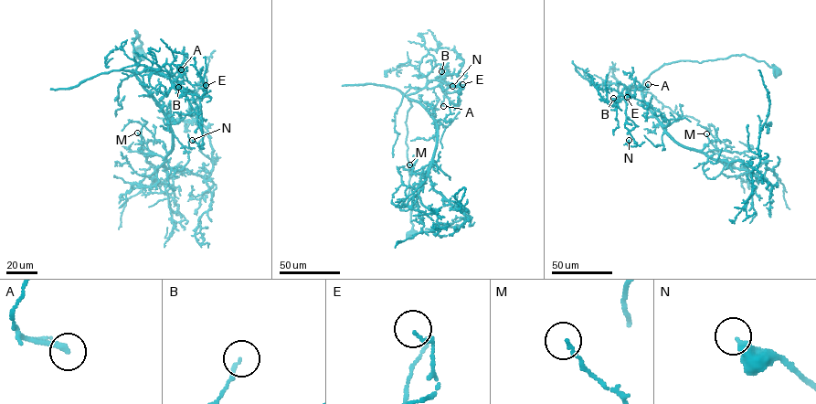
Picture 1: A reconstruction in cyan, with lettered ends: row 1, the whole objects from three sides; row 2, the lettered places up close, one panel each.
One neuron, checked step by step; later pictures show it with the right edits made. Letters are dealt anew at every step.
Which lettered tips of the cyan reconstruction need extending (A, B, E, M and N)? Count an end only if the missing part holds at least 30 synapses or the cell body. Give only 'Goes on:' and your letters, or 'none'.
Goes on: none

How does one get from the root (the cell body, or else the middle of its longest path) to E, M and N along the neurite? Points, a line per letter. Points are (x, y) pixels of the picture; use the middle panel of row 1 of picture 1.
E: (409, 235), (405, 122), (411, 104), (407, 96), (437, 86), (443, 92), (458, 91), (462, 84)
M: (409, 235), (405, 122), (412, 100), (434, 119), (437, 140), (433, 159), (421, 172), (413, 174), (409, 164)
N: (409, 235), (405, 122), (411, 104), (407, 96), (433, 79), (460, 82), (460, 93), (460, 87), (452, 86)

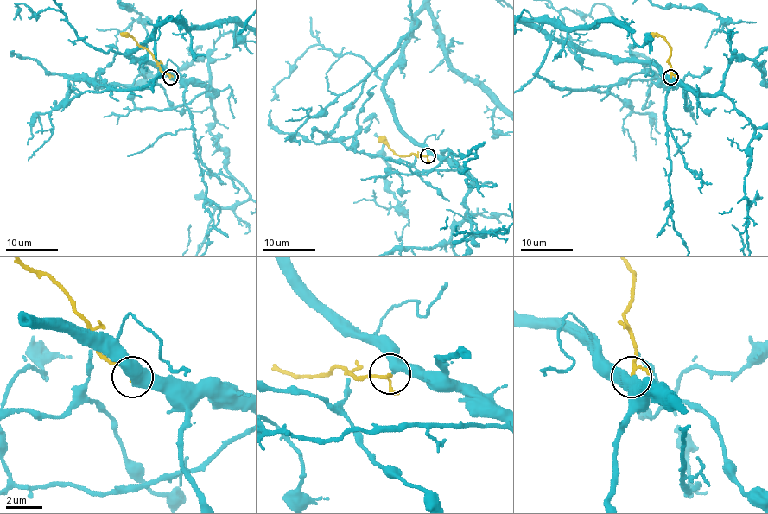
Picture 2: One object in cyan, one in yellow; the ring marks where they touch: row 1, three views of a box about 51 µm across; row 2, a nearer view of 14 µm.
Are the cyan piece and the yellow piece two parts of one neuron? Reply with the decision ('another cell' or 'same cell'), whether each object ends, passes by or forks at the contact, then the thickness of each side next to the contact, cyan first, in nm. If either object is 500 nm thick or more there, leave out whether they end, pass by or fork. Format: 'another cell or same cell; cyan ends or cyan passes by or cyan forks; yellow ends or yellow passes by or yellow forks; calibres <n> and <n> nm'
same cell; cyan passes by; yellow passes by; calibres 480 and 140 nm

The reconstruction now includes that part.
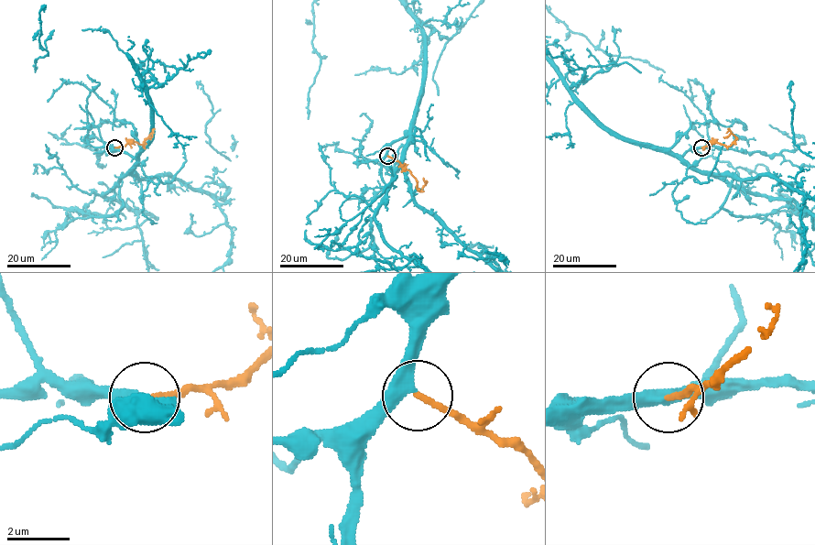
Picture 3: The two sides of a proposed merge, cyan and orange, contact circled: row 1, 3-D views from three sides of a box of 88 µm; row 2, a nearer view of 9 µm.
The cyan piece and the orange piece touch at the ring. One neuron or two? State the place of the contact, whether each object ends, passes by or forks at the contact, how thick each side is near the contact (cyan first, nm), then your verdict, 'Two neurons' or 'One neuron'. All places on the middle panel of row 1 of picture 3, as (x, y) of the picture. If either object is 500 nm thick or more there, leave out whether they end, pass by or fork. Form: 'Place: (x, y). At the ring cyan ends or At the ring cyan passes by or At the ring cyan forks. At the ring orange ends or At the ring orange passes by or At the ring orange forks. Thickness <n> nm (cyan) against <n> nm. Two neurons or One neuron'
Place: (387, 156). At the ring cyan passes by. At the ring orange ends. Thickness 380 nm (cyan) against 190 nm. One neuron

